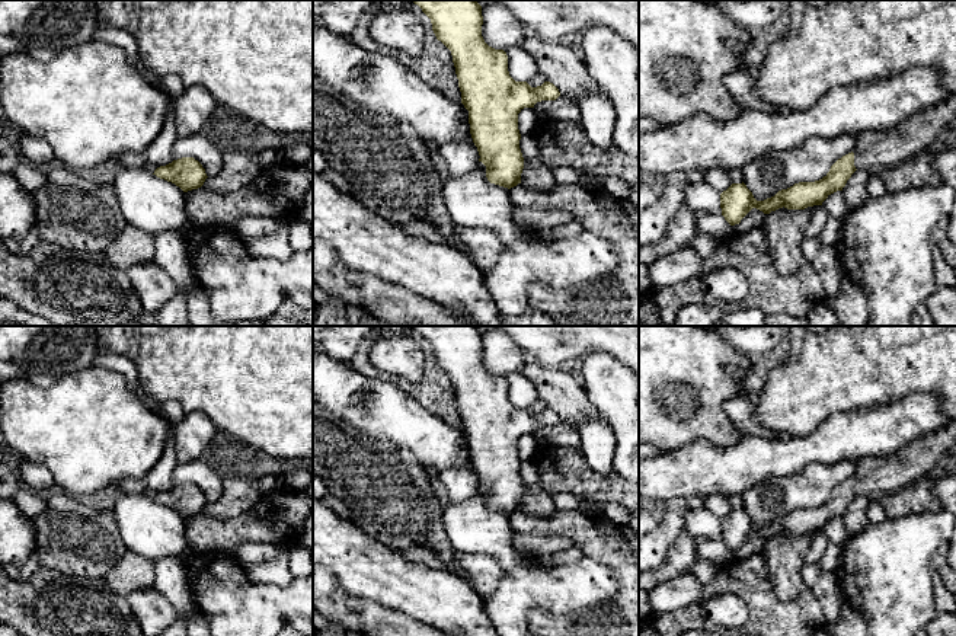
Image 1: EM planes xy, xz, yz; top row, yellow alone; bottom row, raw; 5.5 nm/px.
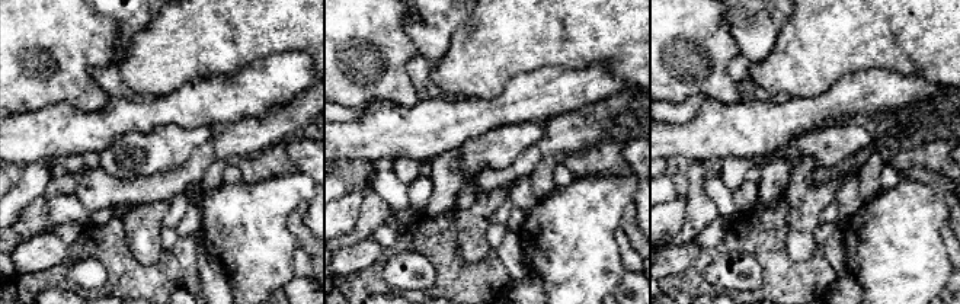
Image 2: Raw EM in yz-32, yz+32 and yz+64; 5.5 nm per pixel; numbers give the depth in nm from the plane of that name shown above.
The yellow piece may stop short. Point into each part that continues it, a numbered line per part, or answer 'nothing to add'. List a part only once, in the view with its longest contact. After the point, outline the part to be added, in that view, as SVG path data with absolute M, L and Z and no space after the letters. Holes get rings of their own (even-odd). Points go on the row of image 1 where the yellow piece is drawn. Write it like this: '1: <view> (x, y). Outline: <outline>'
1: yz (875, 150). Outline: M956 96L917 114L893 128L867 131L856 137L854 166L876 172L896 166L921 151L956 121Z

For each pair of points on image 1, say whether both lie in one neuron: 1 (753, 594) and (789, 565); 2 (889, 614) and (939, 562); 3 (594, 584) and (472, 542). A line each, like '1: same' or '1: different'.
1: different
2: different
3: same

